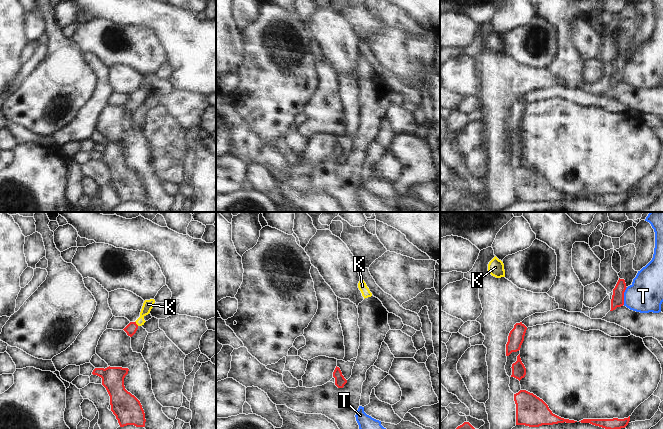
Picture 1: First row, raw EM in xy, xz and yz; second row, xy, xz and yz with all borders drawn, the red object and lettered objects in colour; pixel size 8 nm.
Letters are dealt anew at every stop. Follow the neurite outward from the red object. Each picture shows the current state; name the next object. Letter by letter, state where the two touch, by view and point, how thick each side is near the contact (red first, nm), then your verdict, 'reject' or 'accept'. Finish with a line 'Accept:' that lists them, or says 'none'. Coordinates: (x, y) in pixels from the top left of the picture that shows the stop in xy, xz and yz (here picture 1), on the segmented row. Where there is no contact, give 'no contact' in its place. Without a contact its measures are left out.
K: xy (135, 323) | 90/80 nm | accept
T: yz (623, 296) | 100/280 nm | reject
Accept: K

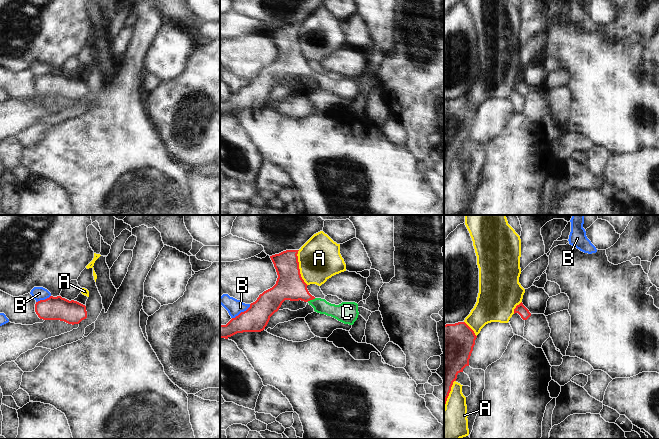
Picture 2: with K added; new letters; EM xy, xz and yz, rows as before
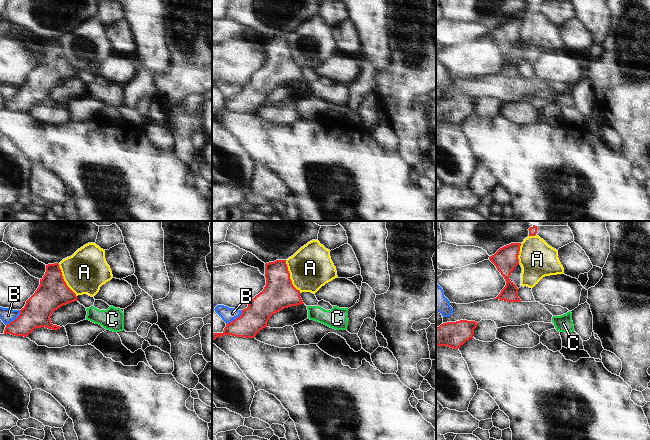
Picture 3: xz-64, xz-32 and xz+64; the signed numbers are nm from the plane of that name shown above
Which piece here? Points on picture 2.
A: xz (298, 268) | 220/340 nm | reject
B: xz (241, 312) | 200/130 nm | reject
C: xz (311, 299) | 220/120 nm | accept
Accept: C

